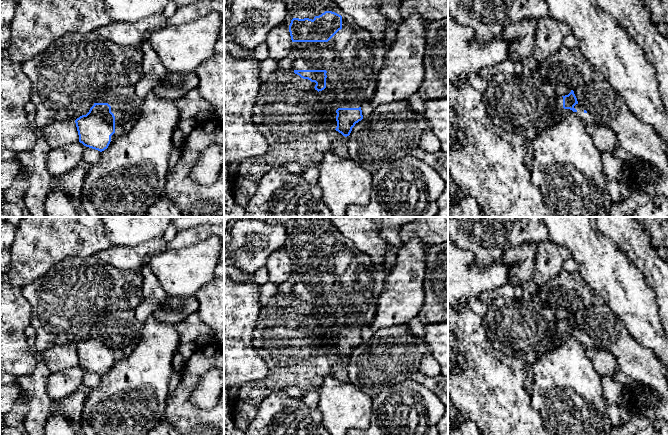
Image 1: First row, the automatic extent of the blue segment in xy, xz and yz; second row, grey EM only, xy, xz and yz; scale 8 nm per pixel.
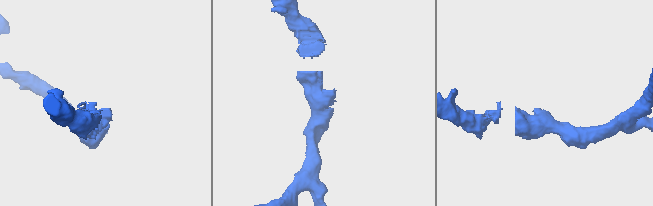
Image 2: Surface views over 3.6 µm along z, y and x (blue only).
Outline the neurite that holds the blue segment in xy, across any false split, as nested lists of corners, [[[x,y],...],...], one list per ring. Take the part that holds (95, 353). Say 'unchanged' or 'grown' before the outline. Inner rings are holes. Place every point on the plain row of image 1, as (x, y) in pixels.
grown | [[[134,310],[115,313],[113,317],[103,317],[86,339],[75,344],[79,366],[100,376],[107,373],[119,360],[129,356],[137,346],[144,324],[135,317]]]

